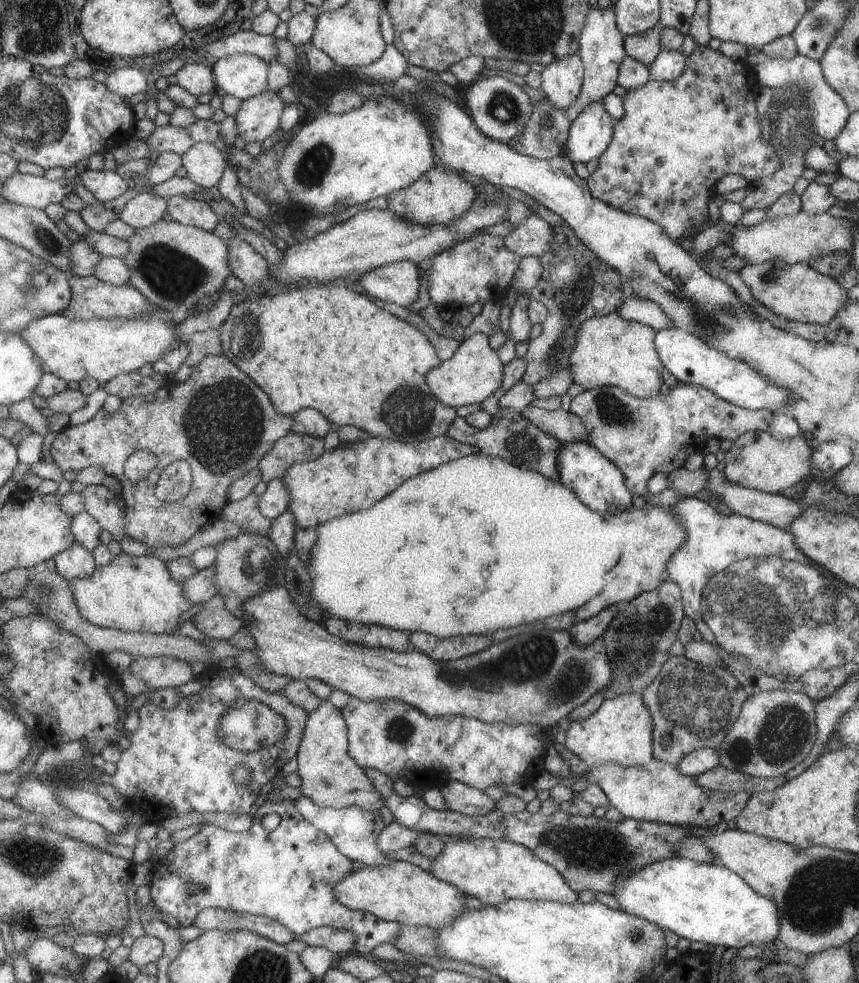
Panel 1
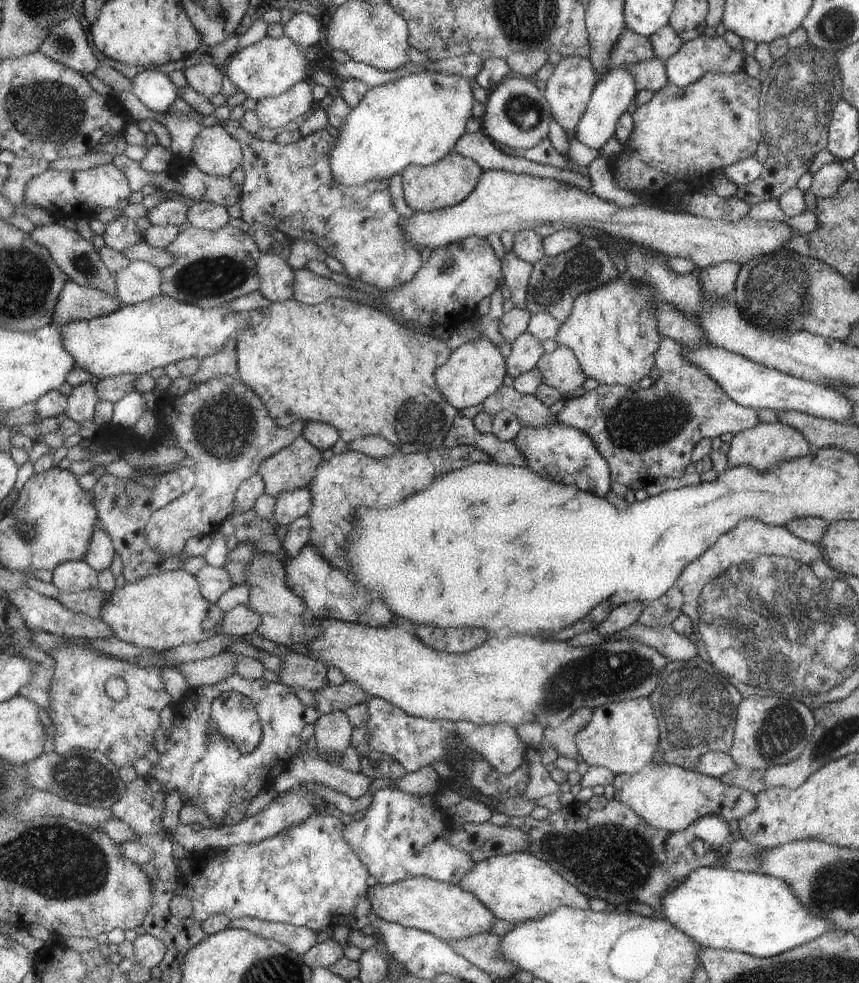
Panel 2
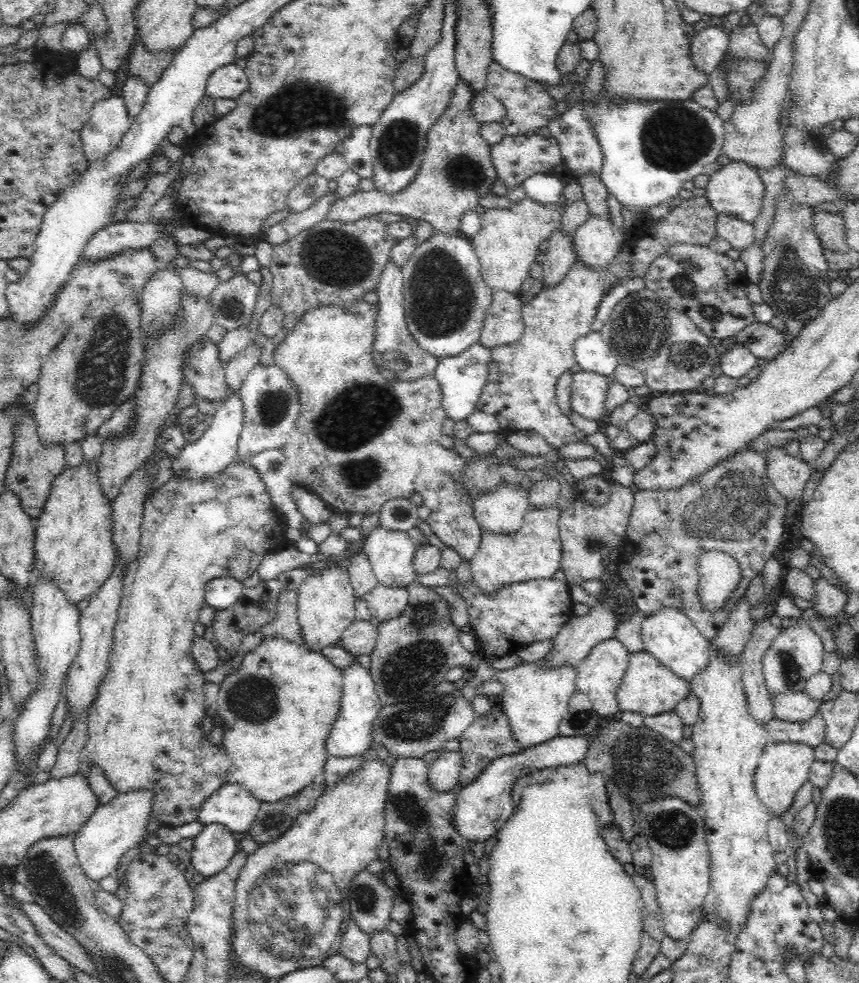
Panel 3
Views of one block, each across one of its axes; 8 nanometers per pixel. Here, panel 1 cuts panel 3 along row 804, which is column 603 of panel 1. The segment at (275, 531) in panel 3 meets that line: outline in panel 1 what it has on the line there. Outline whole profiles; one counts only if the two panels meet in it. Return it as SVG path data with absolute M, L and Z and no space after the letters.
M697 45L691 54L686 56L684 71L674 81L656 81L649 78L642 87L625 91L625 96L622 98L623 116L614 124L613 138L606 150L598 156L597 168L586 178L591 194L613 208L655 221L655 224L663 228L664 233L677 244L679 244L678 240L681 238L681 235L689 232L691 227L697 227L702 222L707 222L711 226L711 223L708 222L708 216L711 216L711 208L707 208L707 203L717 195L714 184L721 176L735 173L746 178L747 182L753 182L754 180L769 176L783 162L774 152L774 147L770 145L770 142L763 140L763 116L759 116L760 87L755 67L747 63L746 58L739 60L730 59L724 49L712 50L707 45Z

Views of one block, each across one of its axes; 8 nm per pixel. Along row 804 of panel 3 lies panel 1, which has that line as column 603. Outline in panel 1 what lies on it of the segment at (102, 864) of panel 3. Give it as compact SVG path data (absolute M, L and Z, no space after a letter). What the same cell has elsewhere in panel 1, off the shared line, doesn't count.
M603 100L589 103L570 124L564 156L571 163L586 163L588 160L591 160L591 158L598 158L609 146L613 138L614 124L616 122L614 117L605 110Z

